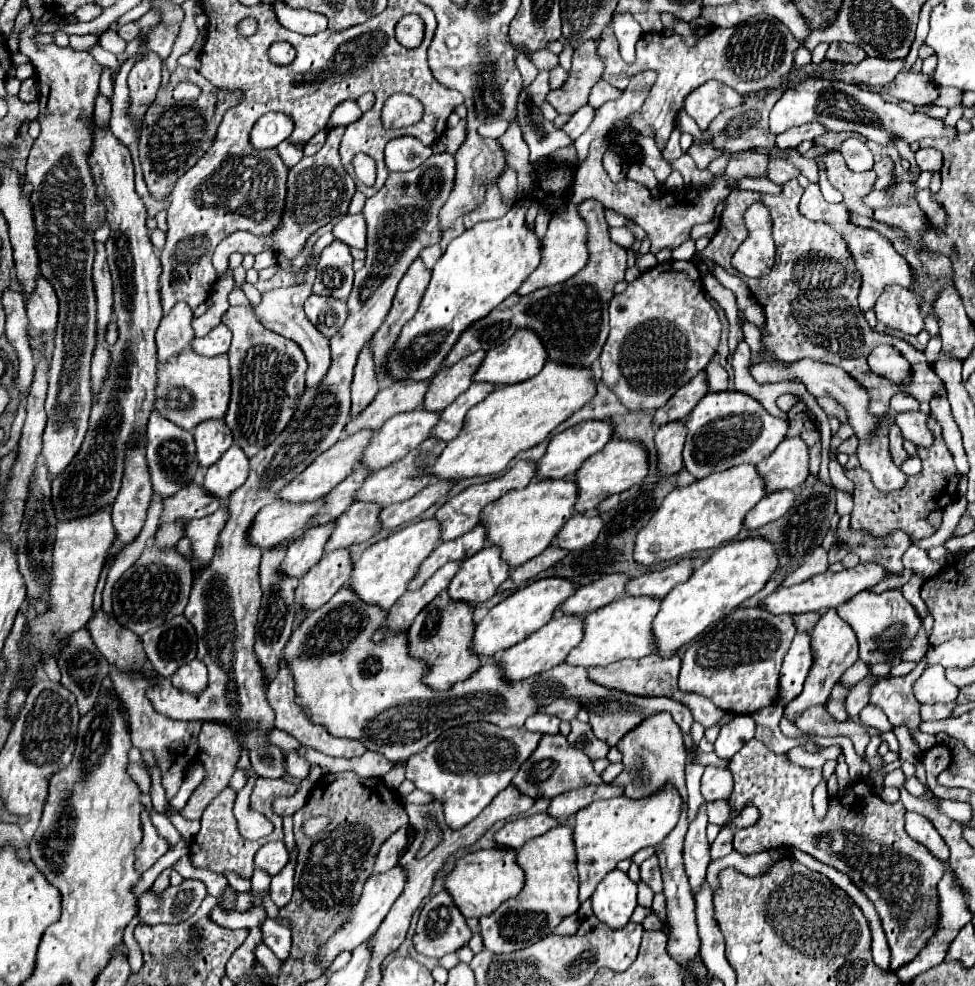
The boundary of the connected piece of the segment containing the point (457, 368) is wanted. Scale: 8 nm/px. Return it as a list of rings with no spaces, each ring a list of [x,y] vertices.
[[[477,351],[477,353],[463,357],[463,361],[455,363],[451,367],[445,365],[431,379],[431,385],[425,393],[423,409],[441,411],[451,401],[455,401],[455,397],[459,397],[463,391],[467,391],[471,385],[471,373],[479,367],[479,361],[483,361],[483,357],[485,357],[485,351]]]

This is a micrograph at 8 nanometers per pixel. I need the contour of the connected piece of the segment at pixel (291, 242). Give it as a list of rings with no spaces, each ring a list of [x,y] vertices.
[[[333,127],[327,133],[327,141],[321,147],[321,151],[317,151],[313,157],[303,157],[295,167],[289,169],[289,179],[287,179],[287,207],[285,207],[285,215],[283,215],[283,225],[279,231],[273,233],[271,239],[261,239],[255,237],[251,233],[233,233],[231,237],[223,239],[223,243],[217,245],[217,251],[213,255],[213,267],[217,269],[217,275],[221,277],[227,267],[229,267],[229,255],[231,253],[261,253],[267,249],[275,249],[279,247],[281,253],[289,259],[297,257],[301,253],[301,249],[305,247],[307,239],[323,225],[327,225],[329,221],[341,217],[347,213],[349,203],[353,199],[355,193],[355,183],[351,179],[351,175],[345,171],[345,167],[341,165],[341,155],[339,155],[339,141],[343,135],[345,127]]]

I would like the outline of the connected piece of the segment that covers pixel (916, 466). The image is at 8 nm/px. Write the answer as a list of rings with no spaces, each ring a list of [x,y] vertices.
[[[910,456],[901,466],[901,470],[906,475],[915,475],[919,473],[922,468],[922,461],[918,456]]]

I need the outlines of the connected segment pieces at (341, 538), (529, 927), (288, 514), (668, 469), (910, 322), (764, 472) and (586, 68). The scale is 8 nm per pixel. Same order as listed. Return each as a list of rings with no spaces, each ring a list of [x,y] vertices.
[[[349,505],[349,509],[337,517],[335,529],[325,543],[325,553],[347,549],[353,543],[363,543],[379,533],[379,511],[381,509],[375,509],[375,505]]]
[[[557,825],[545,835],[527,841],[515,857],[525,873],[525,887],[517,897],[503,901],[491,915],[479,919],[485,949],[491,953],[513,953],[535,941],[551,935],[559,921],[579,909],[579,879],[575,873],[575,845],[571,841],[571,827]]]
[[[275,501],[255,515],[247,539],[251,545],[269,549],[283,541],[283,537],[297,533],[315,509],[319,509],[319,501],[311,505],[283,505],[283,501]]]
[[[683,421],[657,429],[655,447],[657,447],[659,477],[669,477],[683,469],[683,461],[681,461],[683,443],[685,443],[685,423]]]
[[[891,287],[887,289],[877,305],[875,305],[877,319],[885,323],[885,327],[903,331],[907,335],[919,335],[923,331],[923,317],[919,313],[919,303],[911,297],[909,289]]]
[[[791,437],[779,443],[779,447],[759,465],[757,473],[765,481],[765,491],[797,489],[809,477],[809,453],[801,437]]]
[[[585,41],[577,45],[567,85],[547,95],[547,103],[551,103],[559,115],[573,115],[575,109],[587,105],[589,91],[603,73],[603,61],[599,61],[597,45],[599,41]]]

